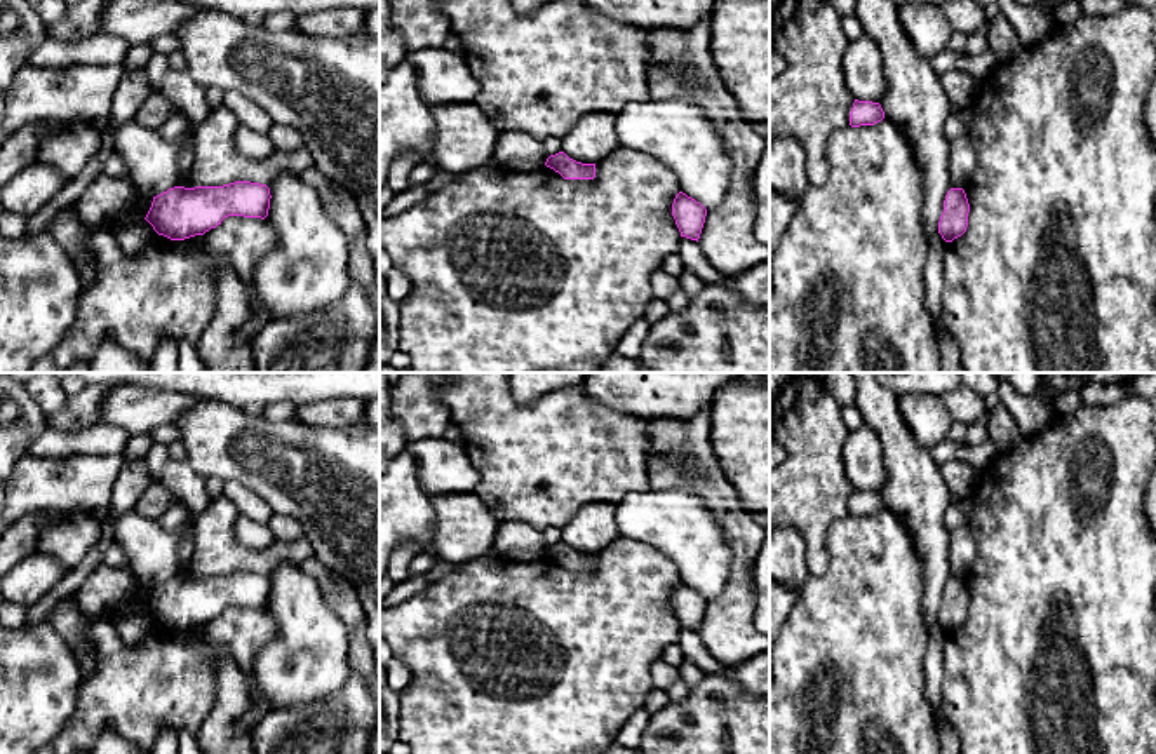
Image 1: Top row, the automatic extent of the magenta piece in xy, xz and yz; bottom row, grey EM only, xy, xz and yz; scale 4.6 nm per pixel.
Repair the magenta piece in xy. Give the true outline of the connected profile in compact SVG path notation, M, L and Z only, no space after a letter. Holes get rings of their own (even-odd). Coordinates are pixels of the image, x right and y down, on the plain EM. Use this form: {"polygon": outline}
{"polygon": "M251 571L223 576L174 576L153 587L146 611L158 625L185 630L204 625L228 606L268 606L270 578Z"}

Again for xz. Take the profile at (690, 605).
{"polygon": "M679 582L672 594L672 606L681 622L681 627L698 632L705 613L707 599L695 589Z"}

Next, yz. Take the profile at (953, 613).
{"polygon": "M951 578L944 590L938 623L945 632L961 627L968 616L970 594L963 578Z"}

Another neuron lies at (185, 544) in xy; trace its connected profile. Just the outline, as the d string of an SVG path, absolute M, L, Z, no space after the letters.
M190 515L181 526L183 535L178 540L178 573L176 576L195 578L195 575L190 569L190 562L193 555L193 542L195 542L193 524L195 524L195 517Z

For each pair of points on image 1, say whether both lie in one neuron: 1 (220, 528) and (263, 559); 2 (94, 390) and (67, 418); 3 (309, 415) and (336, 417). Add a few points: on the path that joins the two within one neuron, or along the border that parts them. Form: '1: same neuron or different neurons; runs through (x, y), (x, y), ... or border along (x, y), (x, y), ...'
1: same neuron; runs through (225, 540), (244, 559), (251, 559)
2: same neuron; runs through (87, 397), (73, 411)
3: same neuron; runs through (315, 415), (329, 415)

